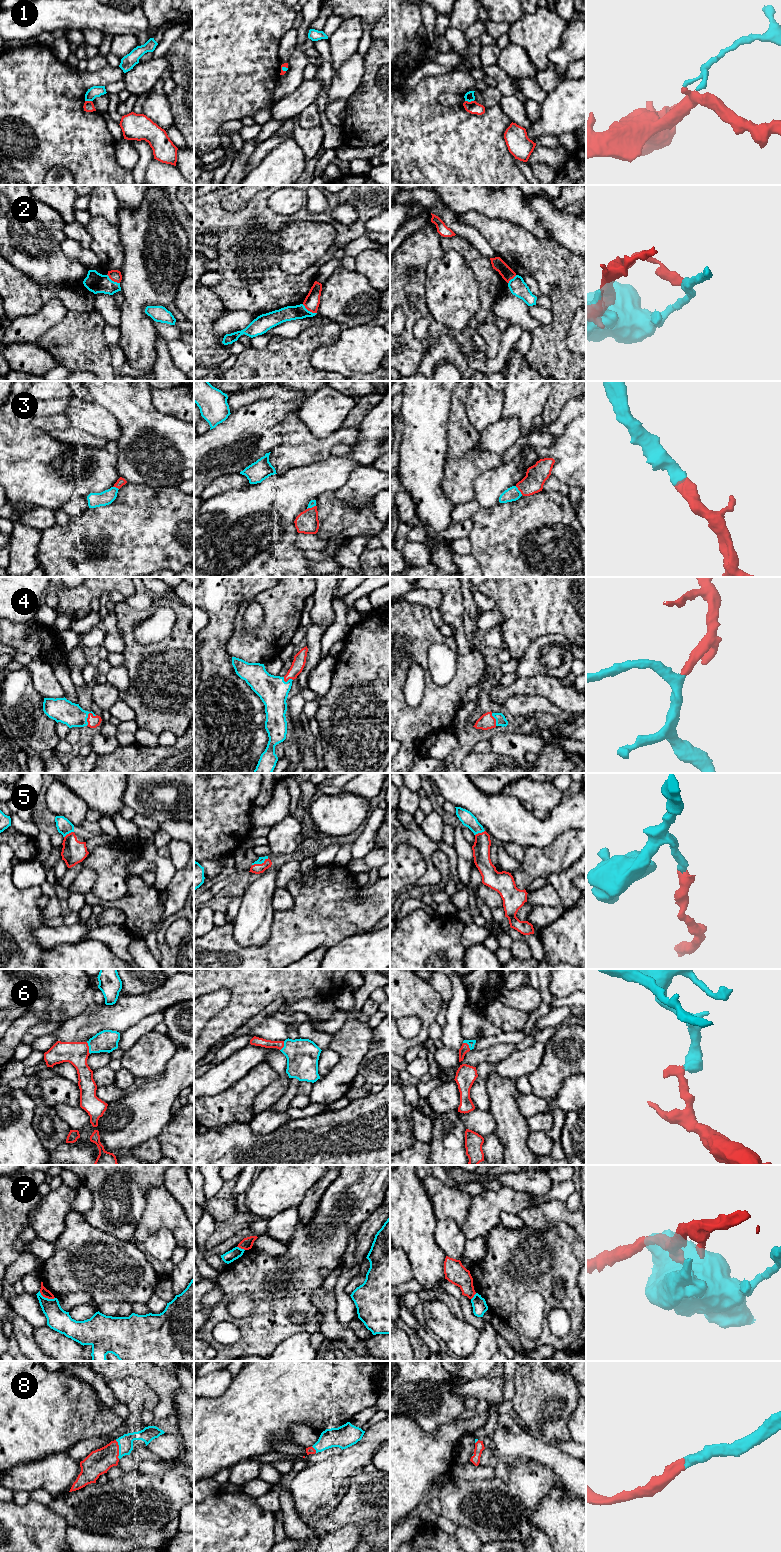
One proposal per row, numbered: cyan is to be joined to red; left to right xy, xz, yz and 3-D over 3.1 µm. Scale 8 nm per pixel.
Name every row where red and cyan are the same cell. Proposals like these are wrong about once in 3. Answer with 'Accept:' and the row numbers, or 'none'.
Accept: 3, 4, 5, 6, 8

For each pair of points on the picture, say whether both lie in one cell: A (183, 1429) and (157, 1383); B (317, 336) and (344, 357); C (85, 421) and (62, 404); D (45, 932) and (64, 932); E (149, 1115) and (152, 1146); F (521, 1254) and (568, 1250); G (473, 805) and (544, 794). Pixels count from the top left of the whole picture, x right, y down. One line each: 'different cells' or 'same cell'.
A: different cells
B: different cells
C: different cells
D: same cell
E: different cells
F: same cell
G: different cells

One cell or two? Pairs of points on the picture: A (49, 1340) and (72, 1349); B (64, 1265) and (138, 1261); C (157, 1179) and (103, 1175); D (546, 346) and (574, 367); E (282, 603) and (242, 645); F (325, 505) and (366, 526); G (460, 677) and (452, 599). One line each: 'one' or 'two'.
A: one
B: one
C: one
D: one
E: one
F: one
G: two

